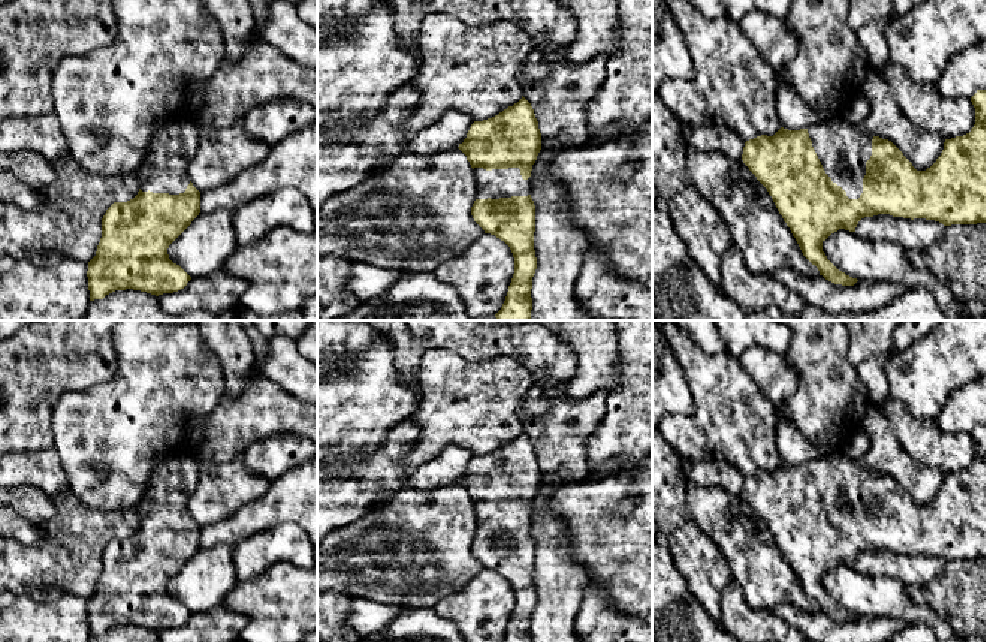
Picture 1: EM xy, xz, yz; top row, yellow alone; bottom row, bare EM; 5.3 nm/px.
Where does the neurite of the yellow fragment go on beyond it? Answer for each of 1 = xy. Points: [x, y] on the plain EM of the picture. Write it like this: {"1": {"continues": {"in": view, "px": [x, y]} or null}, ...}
{"1": {"continues": {"in": "xy", "px": [174, 481]}}}

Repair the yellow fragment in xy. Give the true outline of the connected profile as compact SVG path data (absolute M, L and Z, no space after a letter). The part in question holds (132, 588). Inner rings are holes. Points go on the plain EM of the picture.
M190 452L173 455L154 468L147 494L136 506L138 530L127 537L114 537L102 554L102 573L87 606L90 636L126 624L156 632L173 629L191 615L169 594L167 584L200 548L200 527L188 513L197 483L199 465Z

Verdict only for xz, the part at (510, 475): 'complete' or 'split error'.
split error

